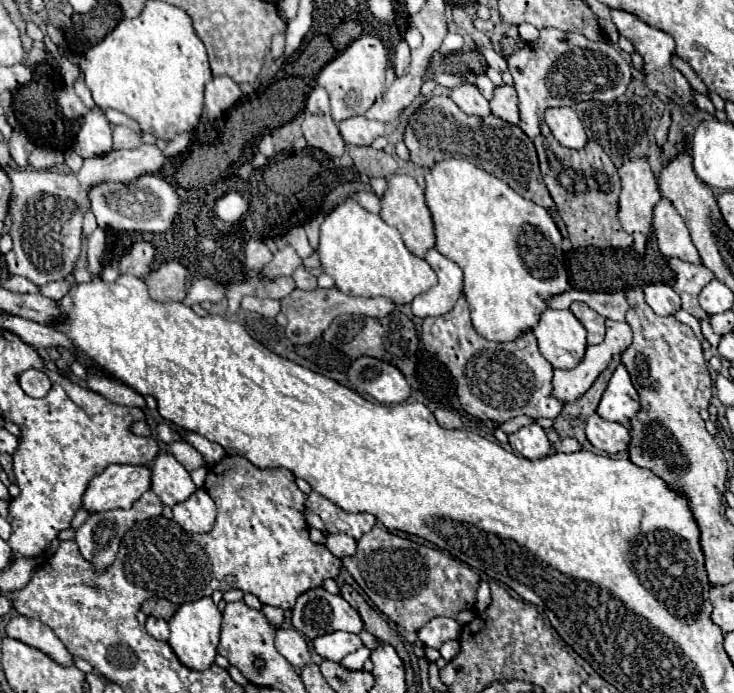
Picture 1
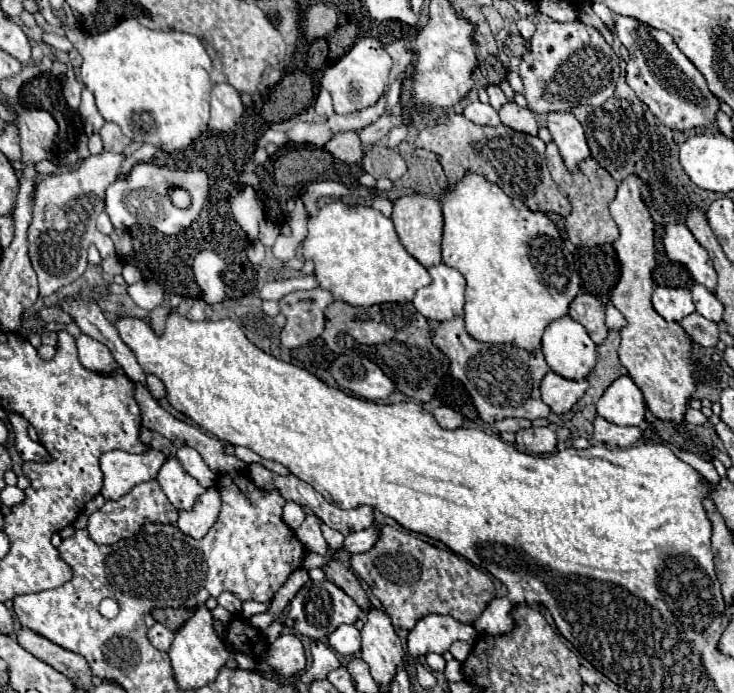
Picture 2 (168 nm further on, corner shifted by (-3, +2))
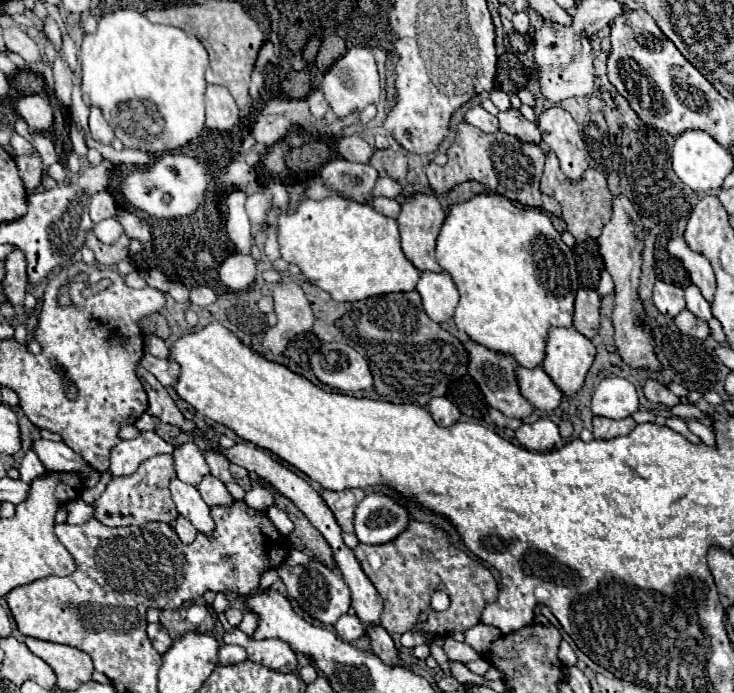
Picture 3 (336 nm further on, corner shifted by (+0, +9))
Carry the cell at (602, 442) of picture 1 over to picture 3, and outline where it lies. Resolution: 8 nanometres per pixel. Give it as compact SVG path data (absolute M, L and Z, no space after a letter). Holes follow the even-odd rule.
M594 416L594 438L616 438L616 436L626 436L636 428L634 418L624 418L624 420L610 420L604 416Z

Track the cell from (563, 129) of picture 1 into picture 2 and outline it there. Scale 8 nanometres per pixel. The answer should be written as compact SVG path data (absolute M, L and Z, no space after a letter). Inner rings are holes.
M549 113L547 129L553 143L559 147L565 167L571 173L577 173L579 163L589 159L589 147L581 123L571 113Z

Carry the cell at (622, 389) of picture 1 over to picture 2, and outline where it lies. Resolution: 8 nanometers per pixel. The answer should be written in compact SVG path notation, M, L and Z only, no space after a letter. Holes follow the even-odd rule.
M619 377L599 399L597 413L615 425L641 425L645 421L643 393L629 377Z

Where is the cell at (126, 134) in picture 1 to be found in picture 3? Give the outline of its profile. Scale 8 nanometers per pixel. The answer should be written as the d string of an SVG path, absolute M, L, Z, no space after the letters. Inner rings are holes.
M90 108L90 134L100 144L110 144L114 140L112 128L108 126L108 122L104 122L104 116L96 108Z

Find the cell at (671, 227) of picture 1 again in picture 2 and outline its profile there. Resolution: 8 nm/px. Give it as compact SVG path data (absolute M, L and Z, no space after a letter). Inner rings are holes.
M667 225L663 245L671 261L685 265L697 283L709 291L715 291L717 273L713 269L713 263L707 251L695 241L693 233L685 225Z

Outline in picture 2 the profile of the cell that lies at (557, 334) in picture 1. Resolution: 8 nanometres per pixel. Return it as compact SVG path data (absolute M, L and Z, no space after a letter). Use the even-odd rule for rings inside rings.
M561 317L545 329L541 351L549 369L571 381L583 381L597 363L597 345L571 317Z

